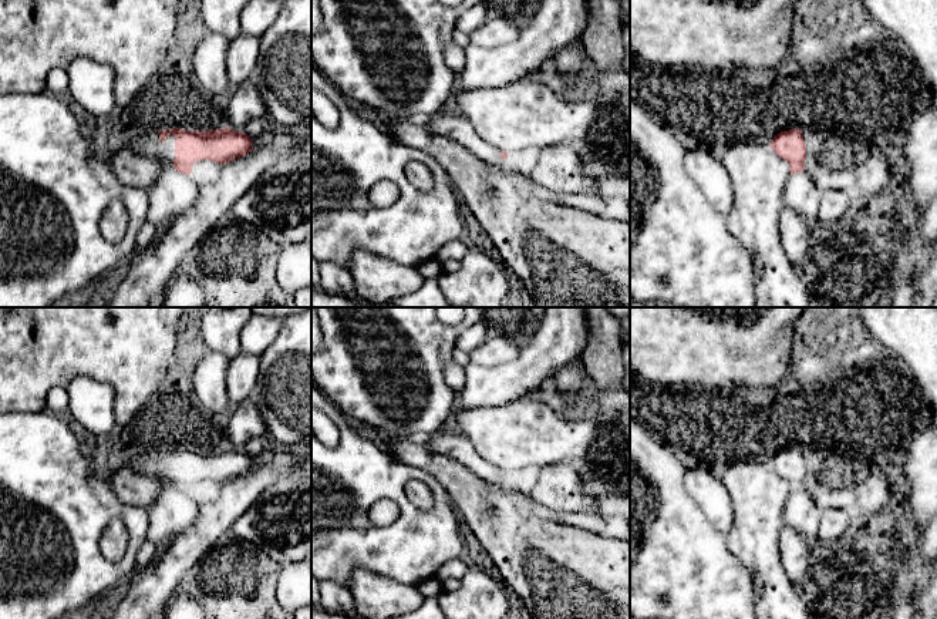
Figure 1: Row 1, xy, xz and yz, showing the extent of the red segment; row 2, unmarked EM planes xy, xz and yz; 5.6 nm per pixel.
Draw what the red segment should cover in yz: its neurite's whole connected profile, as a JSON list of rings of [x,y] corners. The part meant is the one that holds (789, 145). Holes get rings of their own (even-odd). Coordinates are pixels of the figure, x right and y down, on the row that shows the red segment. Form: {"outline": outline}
{"outline": [[[801,129],[781,131],[773,137],[769,147],[779,158],[789,164],[791,174],[805,171],[806,147]]]}

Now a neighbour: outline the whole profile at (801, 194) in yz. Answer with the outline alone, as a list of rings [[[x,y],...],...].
[[[808,172],[791,174],[783,189],[783,203],[792,208],[806,222],[818,221],[822,189],[819,189]]]

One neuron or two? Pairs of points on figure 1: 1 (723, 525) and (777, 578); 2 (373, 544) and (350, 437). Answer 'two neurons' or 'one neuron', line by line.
1: two neurons
2: one neuron

